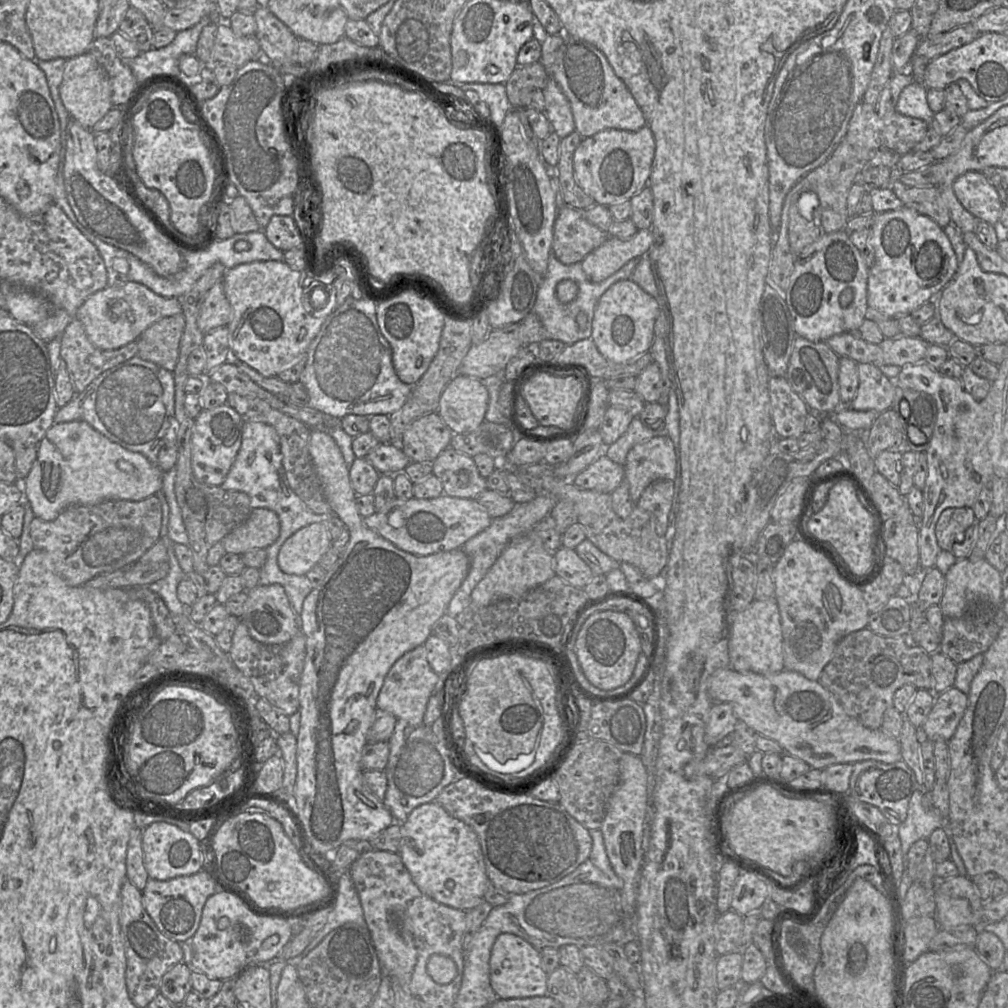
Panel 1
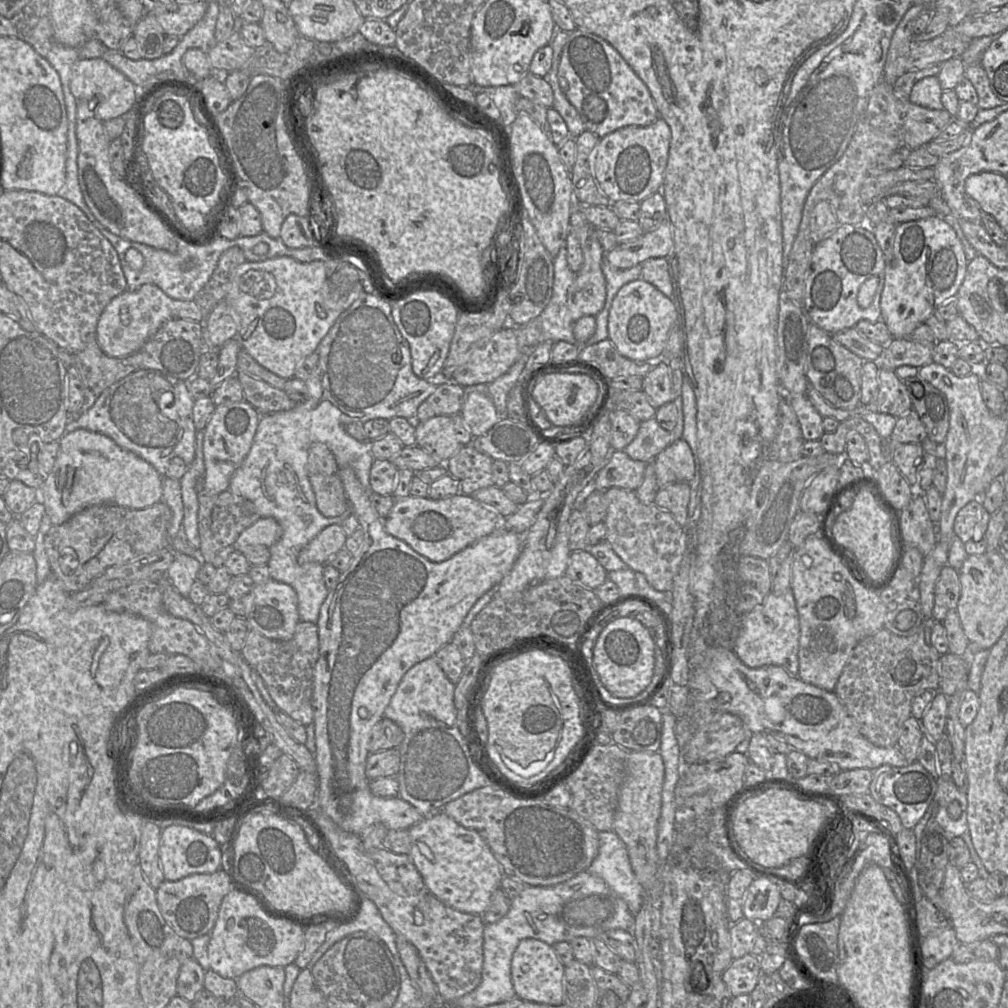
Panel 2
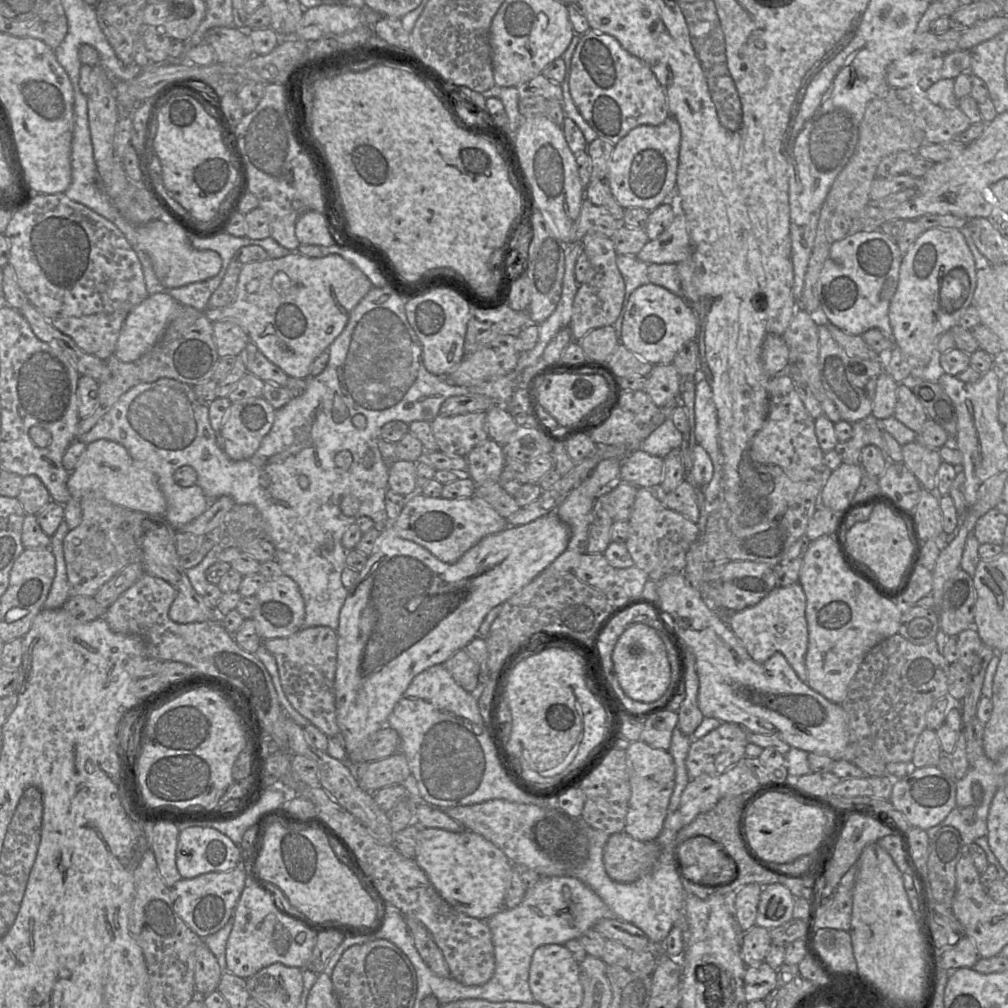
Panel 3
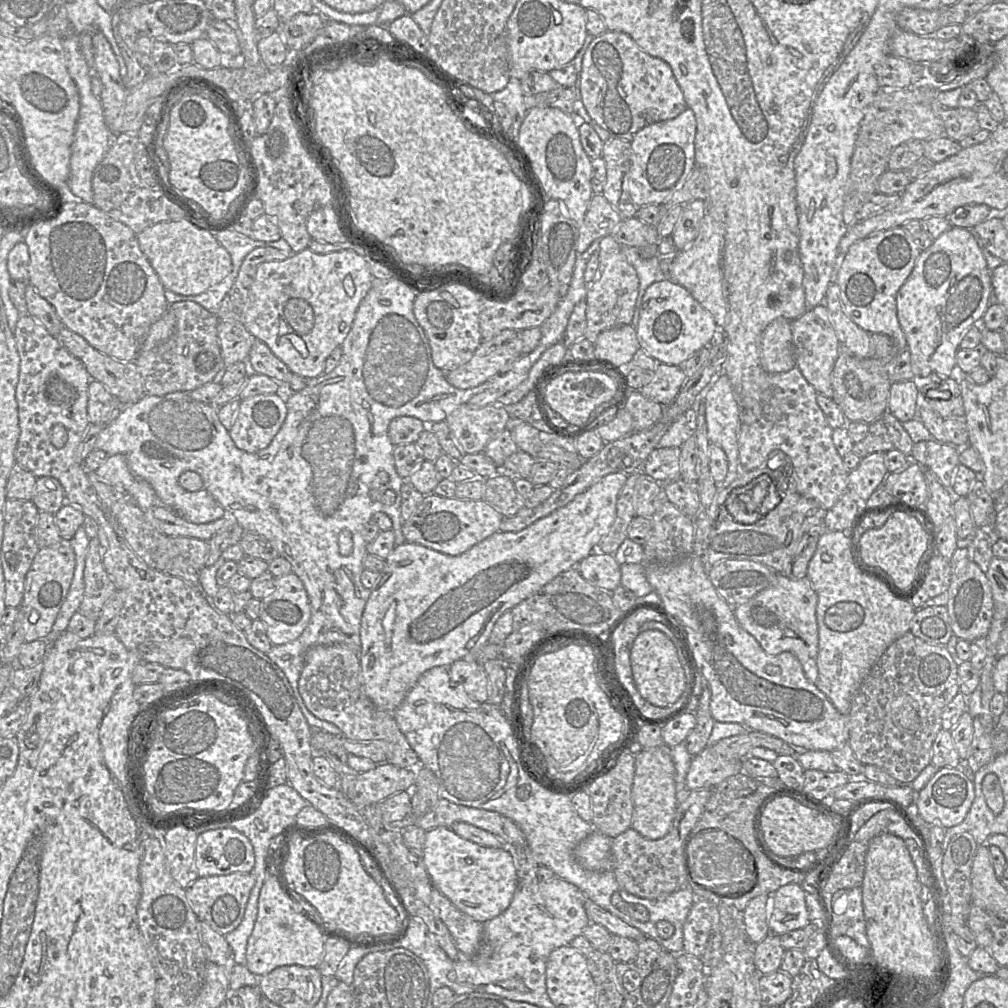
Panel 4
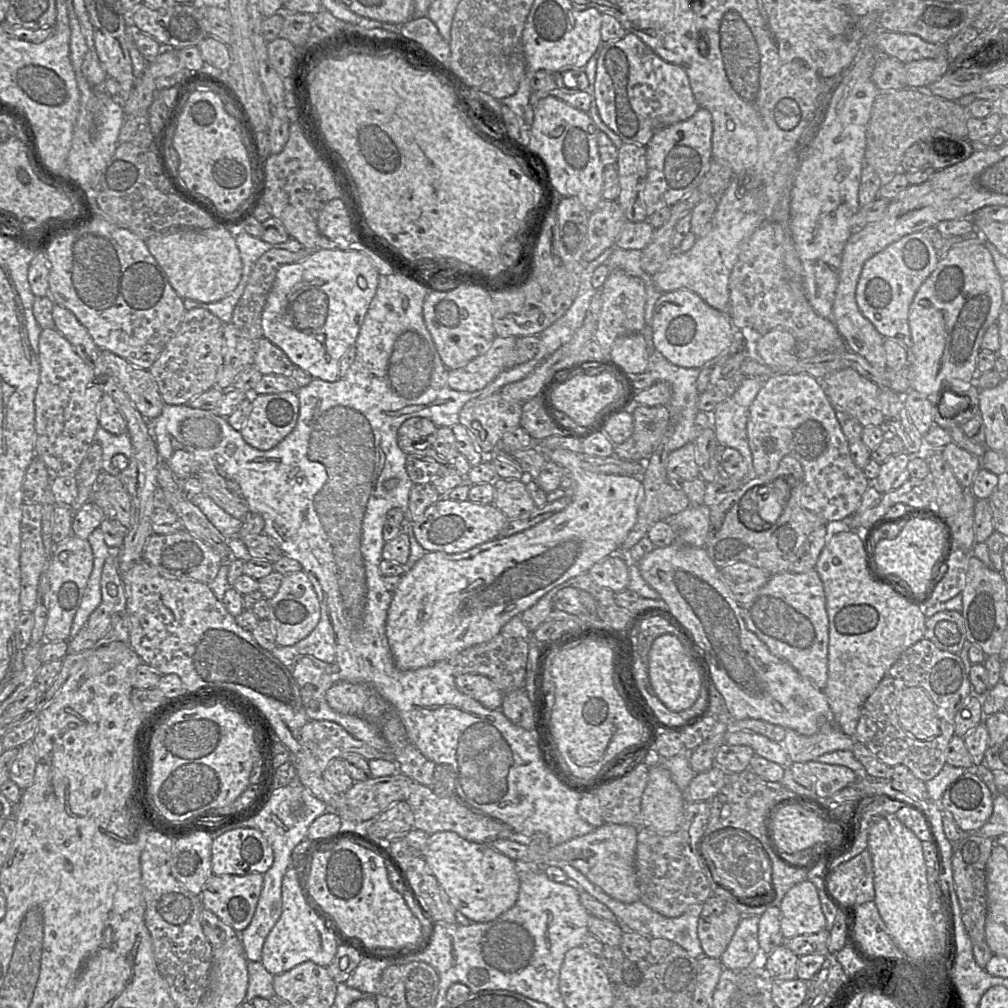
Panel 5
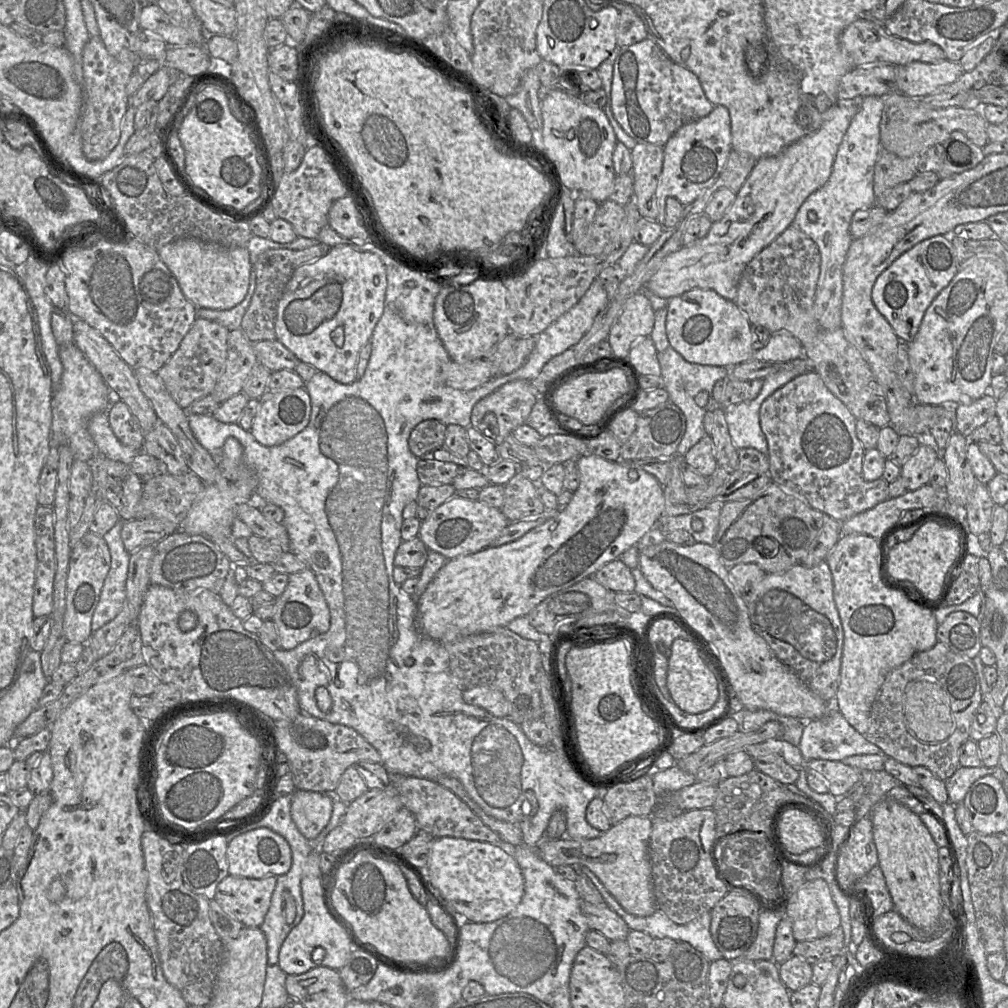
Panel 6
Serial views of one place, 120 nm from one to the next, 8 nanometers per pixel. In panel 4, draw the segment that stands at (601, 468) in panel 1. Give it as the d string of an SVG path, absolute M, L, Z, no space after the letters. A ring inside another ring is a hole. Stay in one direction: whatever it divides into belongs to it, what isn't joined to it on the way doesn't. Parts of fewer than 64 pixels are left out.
M680 447L656 448L646 460L642 472L664 484L680 479Z

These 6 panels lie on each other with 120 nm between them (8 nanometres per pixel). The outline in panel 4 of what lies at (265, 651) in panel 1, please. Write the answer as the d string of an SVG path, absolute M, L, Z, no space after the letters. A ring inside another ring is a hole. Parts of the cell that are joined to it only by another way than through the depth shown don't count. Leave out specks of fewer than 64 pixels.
M344 645L314 646L305 654L298 690L307 709L317 718L338 727L350 740L383 740L390 745L391 763L419 770L421 761L397 725L393 713L383 711L367 697L362 684L359 653Z

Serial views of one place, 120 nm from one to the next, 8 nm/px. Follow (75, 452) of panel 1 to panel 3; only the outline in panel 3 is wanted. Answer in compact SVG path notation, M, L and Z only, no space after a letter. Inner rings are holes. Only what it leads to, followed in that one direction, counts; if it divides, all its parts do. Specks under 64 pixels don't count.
M99 439L86 445L67 481L71 499L64 504L64 522L71 529L82 521L81 500L88 493L101 495L109 502L135 512L164 516L166 499L154 473L138 465L120 443Z

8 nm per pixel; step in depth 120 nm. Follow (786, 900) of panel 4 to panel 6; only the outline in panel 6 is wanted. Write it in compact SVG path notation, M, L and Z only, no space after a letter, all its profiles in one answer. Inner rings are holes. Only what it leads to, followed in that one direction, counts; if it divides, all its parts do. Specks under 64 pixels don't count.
M807 881L784 906L797 942L825 937L840 927L840 915L828 883Z

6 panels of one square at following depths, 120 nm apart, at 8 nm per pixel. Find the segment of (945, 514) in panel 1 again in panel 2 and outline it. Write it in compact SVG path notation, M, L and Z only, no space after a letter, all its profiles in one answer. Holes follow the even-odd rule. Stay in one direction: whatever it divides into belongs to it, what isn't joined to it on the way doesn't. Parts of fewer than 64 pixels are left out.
M977 498L957 513L953 531L955 536L961 539L964 543L971 541L982 540L991 515L985 510L980 503L980 498Z

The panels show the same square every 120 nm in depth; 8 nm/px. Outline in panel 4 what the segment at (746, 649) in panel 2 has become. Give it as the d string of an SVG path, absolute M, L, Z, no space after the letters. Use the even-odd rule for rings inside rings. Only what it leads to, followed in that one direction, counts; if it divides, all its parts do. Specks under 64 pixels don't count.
M776 574L775 581L751 600L734 608L739 625L752 635L763 650L772 656L790 652L796 656L809 681L818 679L817 594L808 577L790 579Z

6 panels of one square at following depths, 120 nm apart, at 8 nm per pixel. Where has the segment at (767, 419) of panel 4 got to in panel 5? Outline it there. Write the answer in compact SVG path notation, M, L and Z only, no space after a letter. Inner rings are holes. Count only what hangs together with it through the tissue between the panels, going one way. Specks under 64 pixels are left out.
M798 373L766 378L750 406L747 438L756 475L775 472L785 456L797 459L804 470L800 504L826 522L843 521L859 508L871 481L853 462L849 441L819 379Z

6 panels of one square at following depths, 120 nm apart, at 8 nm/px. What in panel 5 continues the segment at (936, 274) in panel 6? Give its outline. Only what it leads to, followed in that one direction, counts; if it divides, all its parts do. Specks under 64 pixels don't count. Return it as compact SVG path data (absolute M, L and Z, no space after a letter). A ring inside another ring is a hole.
M920 231L903 236L865 262L856 287L856 302L864 317L874 325L884 338L895 340L909 350L911 346L911 332L908 320L909 308L918 289L934 271L939 259L940 255L926 232Z

